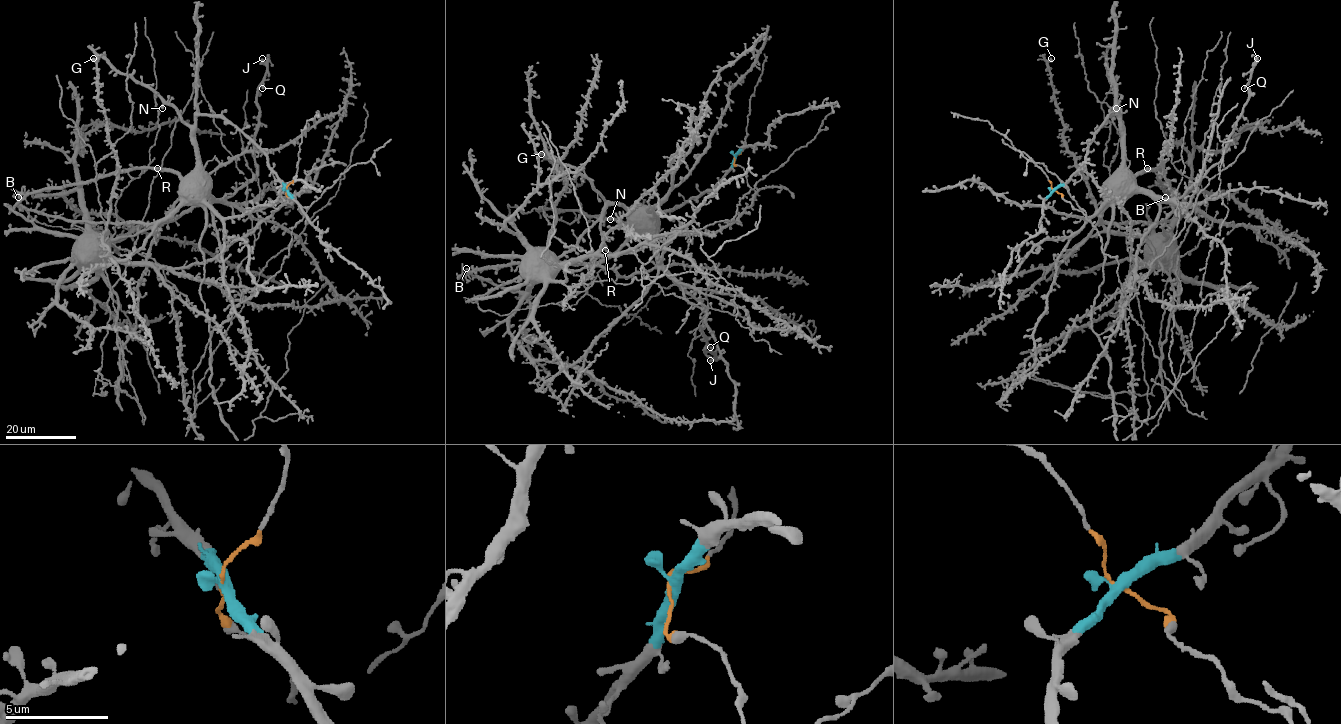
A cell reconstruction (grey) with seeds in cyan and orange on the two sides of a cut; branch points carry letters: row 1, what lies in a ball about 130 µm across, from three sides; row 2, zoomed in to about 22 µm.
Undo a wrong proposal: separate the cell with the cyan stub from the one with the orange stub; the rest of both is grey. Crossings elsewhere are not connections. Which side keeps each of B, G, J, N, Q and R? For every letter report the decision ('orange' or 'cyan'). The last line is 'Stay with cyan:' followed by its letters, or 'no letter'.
B: cyan
G: orange
J: cyan
N: cyan
Q: cyan
R: cyan
Stay with cyan: B, J, N, Q, R

